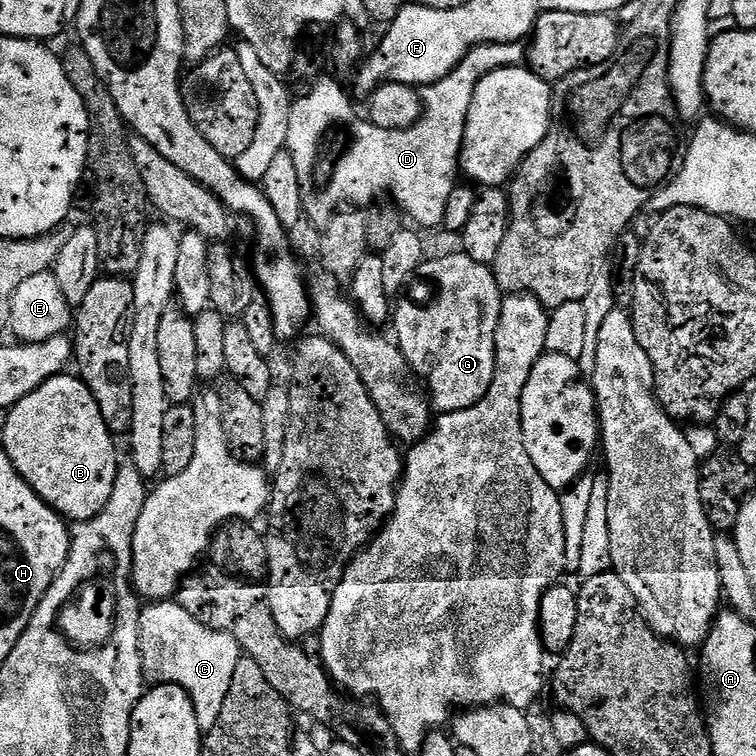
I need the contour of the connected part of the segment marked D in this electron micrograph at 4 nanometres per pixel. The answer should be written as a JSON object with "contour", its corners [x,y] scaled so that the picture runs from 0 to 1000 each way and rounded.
{"contour":[[[692,57],[632,60],[616,70],[593,102],[560,118],[556,156],[537,172],[505,172],[491,161],[468,165],[466,192],[446,214],[439,239],[429,261],[418,270],[419,283],[429,288],[437,278],[459,270],[487,272],[507,261],[503,259],[507,254],[515,254],[520,259],[517,263],[536,282],[540,279],[558,300],[583,300],[590,272],[606,247],[603,233],[608,196],[614,190],[614,168],[631,108],[653,93],[680,90],[692,86],[694,79],[696,63]]]}

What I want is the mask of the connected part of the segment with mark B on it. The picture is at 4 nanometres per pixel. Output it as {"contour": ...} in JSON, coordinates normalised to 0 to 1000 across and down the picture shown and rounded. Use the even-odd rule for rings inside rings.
{"contour":[[[90,496],[66,500],[60,508],[50,511],[50,516],[34,521],[34,526],[11,541],[8,566],[3,573],[3,597],[21,618],[21,626],[61,663],[65,672],[79,679],[86,689],[110,690],[124,687],[138,673],[140,664],[146,664],[146,653],[151,653],[151,632],[156,618],[155,583],[135,556],[123,521],[104,496]]]}

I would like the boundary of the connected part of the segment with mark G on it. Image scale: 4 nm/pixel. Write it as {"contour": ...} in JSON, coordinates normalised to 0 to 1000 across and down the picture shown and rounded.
{"contour":[[[608,331],[595,335],[594,339],[582,339],[578,344],[570,344],[570,341],[562,343],[560,349],[556,351],[553,365],[566,374],[567,397],[563,398],[562,402],[549,402],[545,397],[534,397],[529,403],[522,403],[521,411],[516,418],[516,433],[519,431],[520,437],[524,438],[524,444],[521,443],[522,454],[537,474],[541,488],[544,488],[549,496],[552,492],[552,495],[566,507],[563,519],[569,525],[573,541],[575,541],[578,546],[586,548],[590,545],[616,542],[622,537],[631,534],[643,521],[643,516],[648,516],[648,505],[653,505],[653,489],[656,488],[656,438],[659,437],[659,426],[664,415],[667,392],[663,388],[659,373],[656,372],[656,365],[652,362],[649,353],[638,347],[627,347],[627,341],[614,337],[612,332]]]}

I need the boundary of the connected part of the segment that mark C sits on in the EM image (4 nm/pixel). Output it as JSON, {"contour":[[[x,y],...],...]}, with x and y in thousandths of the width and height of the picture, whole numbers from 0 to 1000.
{"contour":[[[196,796],[185,806],[183,849],[192,901],[197,906],[229,905],[239,909],[255,930],[262,960],[275,970],[294,940],[310,886],[320,869],[315,849],[303,836],[284,836],[262,823],[237,796]]]}

